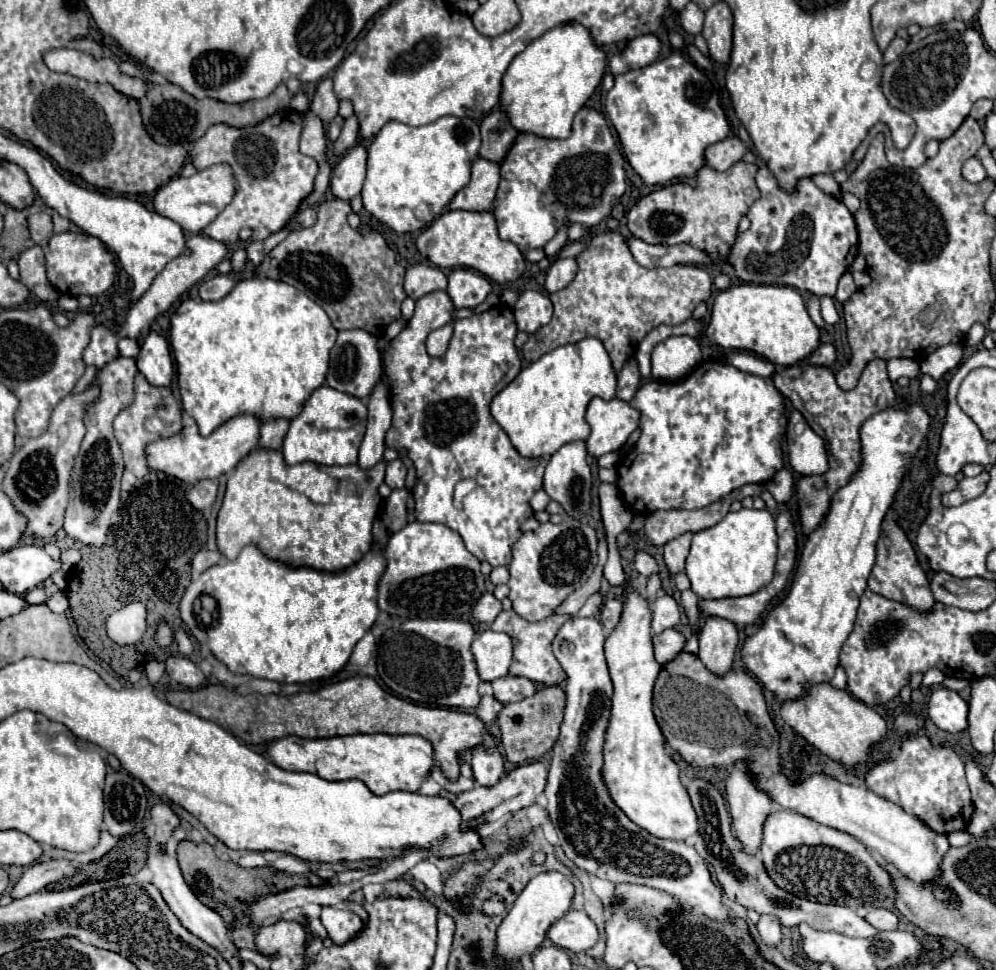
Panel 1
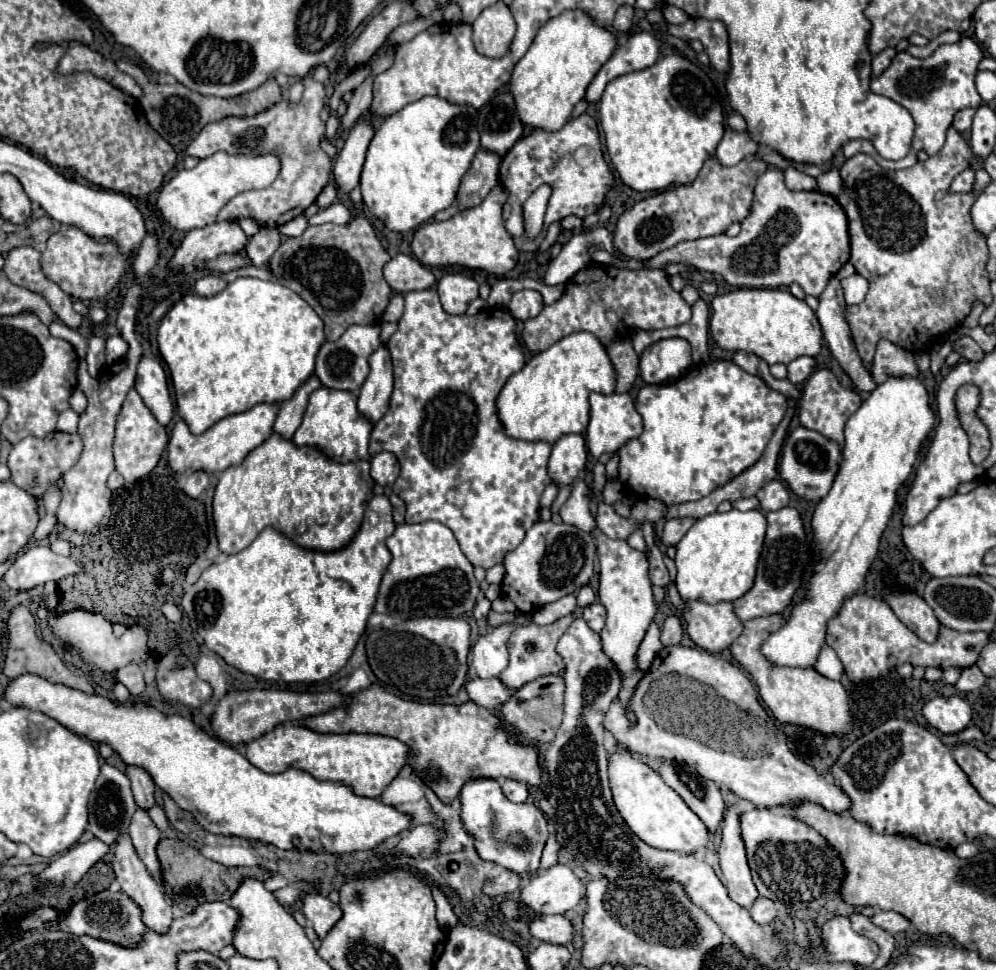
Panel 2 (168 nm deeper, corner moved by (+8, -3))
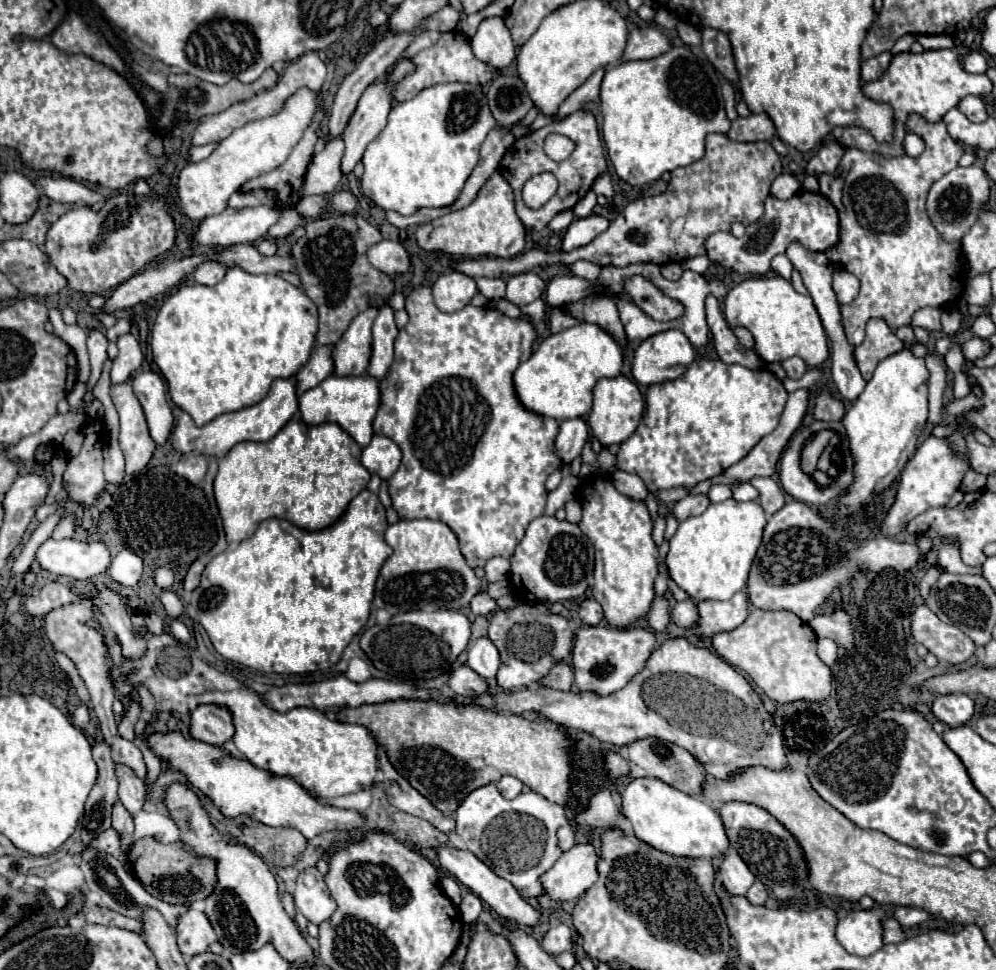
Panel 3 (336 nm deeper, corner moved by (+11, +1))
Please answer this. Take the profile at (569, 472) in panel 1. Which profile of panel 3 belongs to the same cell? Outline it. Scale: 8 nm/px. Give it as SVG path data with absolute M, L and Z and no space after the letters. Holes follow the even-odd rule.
M583 418L563 420L555 442L555 452L567 464L581 454L587 440L589 440L589 426Z

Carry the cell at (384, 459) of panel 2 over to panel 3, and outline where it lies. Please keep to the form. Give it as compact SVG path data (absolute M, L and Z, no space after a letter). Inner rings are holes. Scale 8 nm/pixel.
M375 434L371 444L363 448L361 464L371 474L377 474L383 480L387 480L397 472L397 468L401 464L401 450L391 438Z

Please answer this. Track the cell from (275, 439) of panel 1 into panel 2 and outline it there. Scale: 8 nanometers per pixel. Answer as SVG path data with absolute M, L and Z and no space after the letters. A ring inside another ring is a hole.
M312 376L310 380L306 380L298 390L296 394L282 402L280 404L280 410L278 410L278 416L276 416L276 422L274 422L274 432L280 434L284 440L290 440L296 432L296 428L300 426L302 422L302 416L304 416L304 410L306 410L306 404L308 404L308 396L320 386L320 380L316 376Z

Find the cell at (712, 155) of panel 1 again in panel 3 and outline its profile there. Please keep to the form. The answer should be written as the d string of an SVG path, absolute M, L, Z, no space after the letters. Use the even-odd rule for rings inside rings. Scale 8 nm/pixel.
M761 112L761 114L749 114L747 118L739 116L731 124L731 130L727 132L727 136L739 142L759 142L759 140L771 140L775 132L777 130L771 118L765 112Z

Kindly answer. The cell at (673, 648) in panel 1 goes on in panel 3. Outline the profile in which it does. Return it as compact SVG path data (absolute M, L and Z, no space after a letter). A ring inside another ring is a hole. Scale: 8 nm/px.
M689 598L683 602L677 602L675 608L671 610L671 620L681 626L681 628L691 628L699 622L699 612L697 612L697 600Z

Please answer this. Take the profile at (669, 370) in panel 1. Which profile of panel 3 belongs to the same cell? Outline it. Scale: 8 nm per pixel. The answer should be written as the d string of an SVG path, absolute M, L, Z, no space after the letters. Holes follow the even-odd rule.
M667 330L639 344L631 372L639 384L653 386L683 376L693 360L695 350L687 336L679 330Z

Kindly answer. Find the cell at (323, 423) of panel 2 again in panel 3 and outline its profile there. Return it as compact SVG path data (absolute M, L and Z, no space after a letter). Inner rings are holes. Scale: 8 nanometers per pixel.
M363 374L363 376L329 376L319 386L303 392L299 396L299 412L305 424L323 424L323 422L335 422L345 432L349 432L355 442L365 448L371 442L373 436L373 418L379 408L379 380Z

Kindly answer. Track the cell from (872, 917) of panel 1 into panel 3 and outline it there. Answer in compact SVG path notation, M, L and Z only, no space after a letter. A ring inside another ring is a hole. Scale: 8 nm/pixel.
M897 906L893 916L895 916L895 920L899 920L899 924L903 928L911 928L911 926L917 926L917 924L929 920L929 914L925 910L913 908L913 906Z

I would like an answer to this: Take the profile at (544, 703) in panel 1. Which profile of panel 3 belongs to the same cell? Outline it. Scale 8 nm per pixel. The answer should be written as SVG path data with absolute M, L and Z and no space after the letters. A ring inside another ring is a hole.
M559 662L555 664L555 668L543 678L541 686L549 686L555 690L571 690L573 688L573 670L567 662Z

